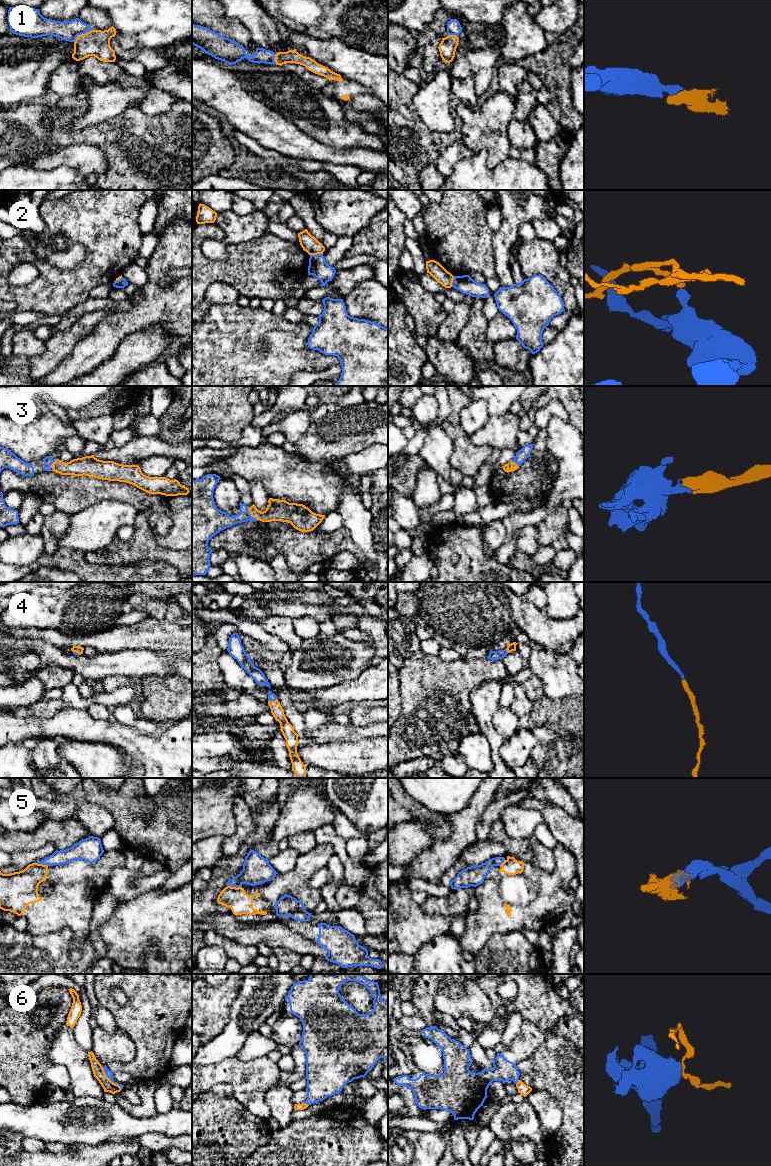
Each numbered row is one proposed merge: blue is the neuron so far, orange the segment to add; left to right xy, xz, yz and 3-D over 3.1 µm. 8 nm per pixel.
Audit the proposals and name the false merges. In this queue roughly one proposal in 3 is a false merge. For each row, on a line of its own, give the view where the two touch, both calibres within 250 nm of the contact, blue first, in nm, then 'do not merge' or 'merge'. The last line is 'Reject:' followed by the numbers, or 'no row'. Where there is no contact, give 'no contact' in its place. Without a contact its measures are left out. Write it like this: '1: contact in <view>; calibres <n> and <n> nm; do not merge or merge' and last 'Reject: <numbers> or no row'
1: contact in xy; calibres 160 and 220 nm; merge
2: contact in xz; calibres 150 and 140 nm; do not merge
3: contact in xz; calibres 120 and 180 nm; merge
4: contact in xz; calibres 60 and 100 nm; merge
5: contact in xz; calibres 220 and 180 nm; do not merge
6: contact in xy; calibres 50 and 90 nm; do not merge
Reject: 2, 5, 6

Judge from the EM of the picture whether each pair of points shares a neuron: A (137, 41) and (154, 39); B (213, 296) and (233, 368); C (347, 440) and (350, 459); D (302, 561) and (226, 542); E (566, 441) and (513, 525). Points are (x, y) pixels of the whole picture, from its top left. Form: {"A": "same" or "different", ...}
{"A": "same", "B": "different", "C": "different", "D": "same", "E": "same"}

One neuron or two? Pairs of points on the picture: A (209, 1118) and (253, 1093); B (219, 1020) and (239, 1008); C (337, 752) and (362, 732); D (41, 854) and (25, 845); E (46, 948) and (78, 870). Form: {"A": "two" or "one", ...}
{"A": "two", "B": "two", "C": "two", "D": "two", "E": "two"}

